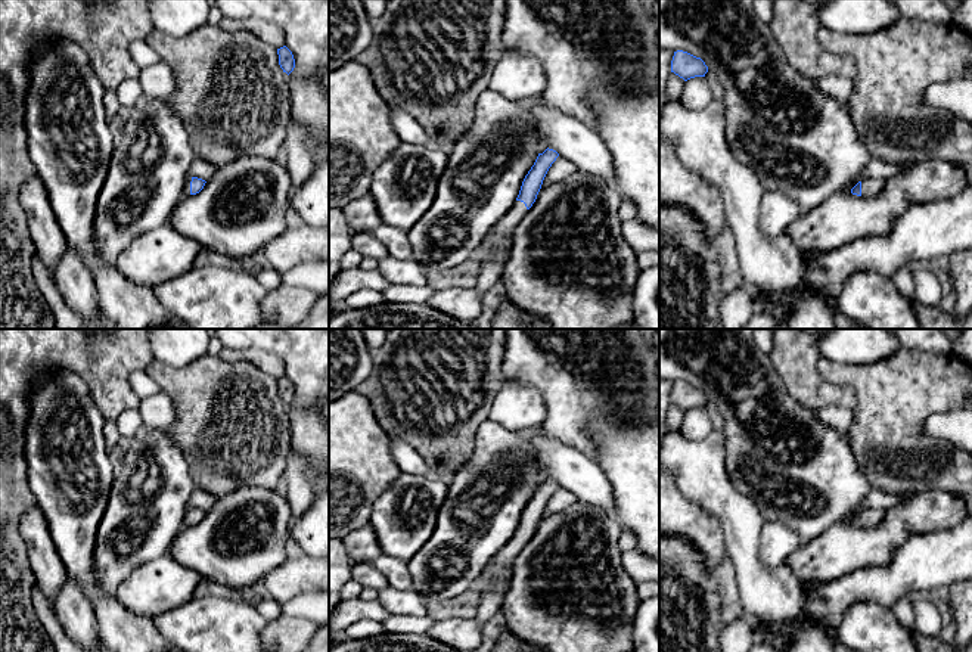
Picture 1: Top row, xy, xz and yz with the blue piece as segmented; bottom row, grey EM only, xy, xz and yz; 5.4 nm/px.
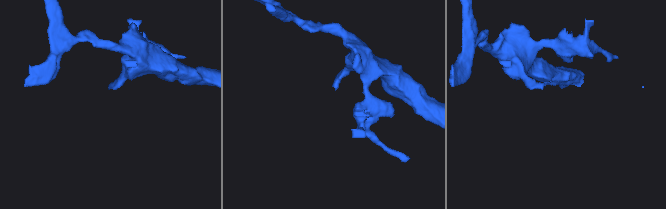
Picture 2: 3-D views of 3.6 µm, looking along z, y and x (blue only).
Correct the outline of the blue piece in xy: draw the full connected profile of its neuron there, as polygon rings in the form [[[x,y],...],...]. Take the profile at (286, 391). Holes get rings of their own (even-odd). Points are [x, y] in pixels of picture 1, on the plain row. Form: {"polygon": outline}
{"polygon": [[[283,376],[277,379],[277,385],[280,398],[289,406],[295,398],[295,389],[292,382],[286,376]]]}

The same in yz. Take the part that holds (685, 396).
{"polygon": [[[677,381],[671,391],[671,403],[687,412],[695,407],[705,407],[708,397],[701,388]]]}

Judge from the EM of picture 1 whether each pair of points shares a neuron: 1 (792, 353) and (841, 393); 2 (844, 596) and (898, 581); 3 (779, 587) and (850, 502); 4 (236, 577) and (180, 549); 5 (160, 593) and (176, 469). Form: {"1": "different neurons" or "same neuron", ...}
{"1": "same neuron", "2": "same neuron", "3": "different neurons", "4": "same neuron", "5": "different neurons"}

